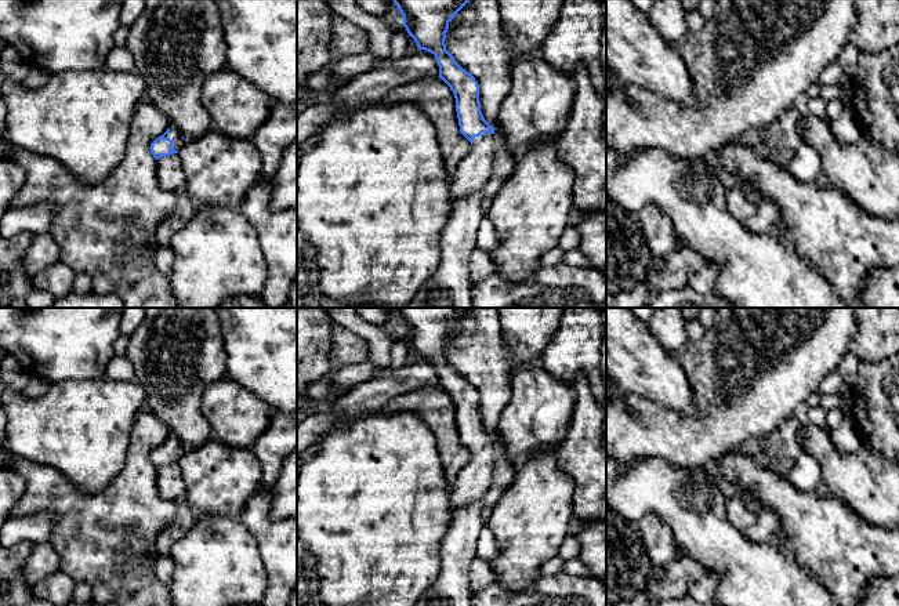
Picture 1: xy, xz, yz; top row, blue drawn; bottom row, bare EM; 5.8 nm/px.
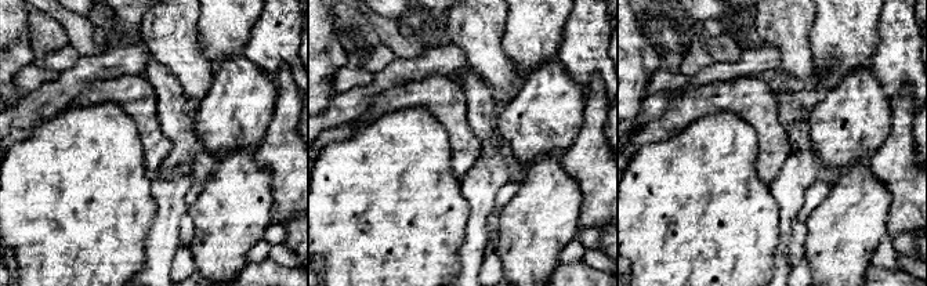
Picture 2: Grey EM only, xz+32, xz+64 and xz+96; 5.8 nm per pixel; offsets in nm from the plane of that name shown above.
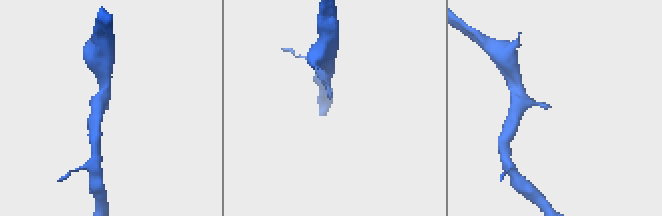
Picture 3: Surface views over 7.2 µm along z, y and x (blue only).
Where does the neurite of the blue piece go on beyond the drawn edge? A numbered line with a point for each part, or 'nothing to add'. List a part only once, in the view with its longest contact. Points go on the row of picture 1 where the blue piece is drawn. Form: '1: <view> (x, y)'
1: xy (176, 135)

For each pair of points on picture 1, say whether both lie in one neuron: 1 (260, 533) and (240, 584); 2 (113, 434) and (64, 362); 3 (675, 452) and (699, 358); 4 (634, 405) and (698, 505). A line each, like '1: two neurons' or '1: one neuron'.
1: two neurons
2: two neurons
3: one neuron
4: two neurons

